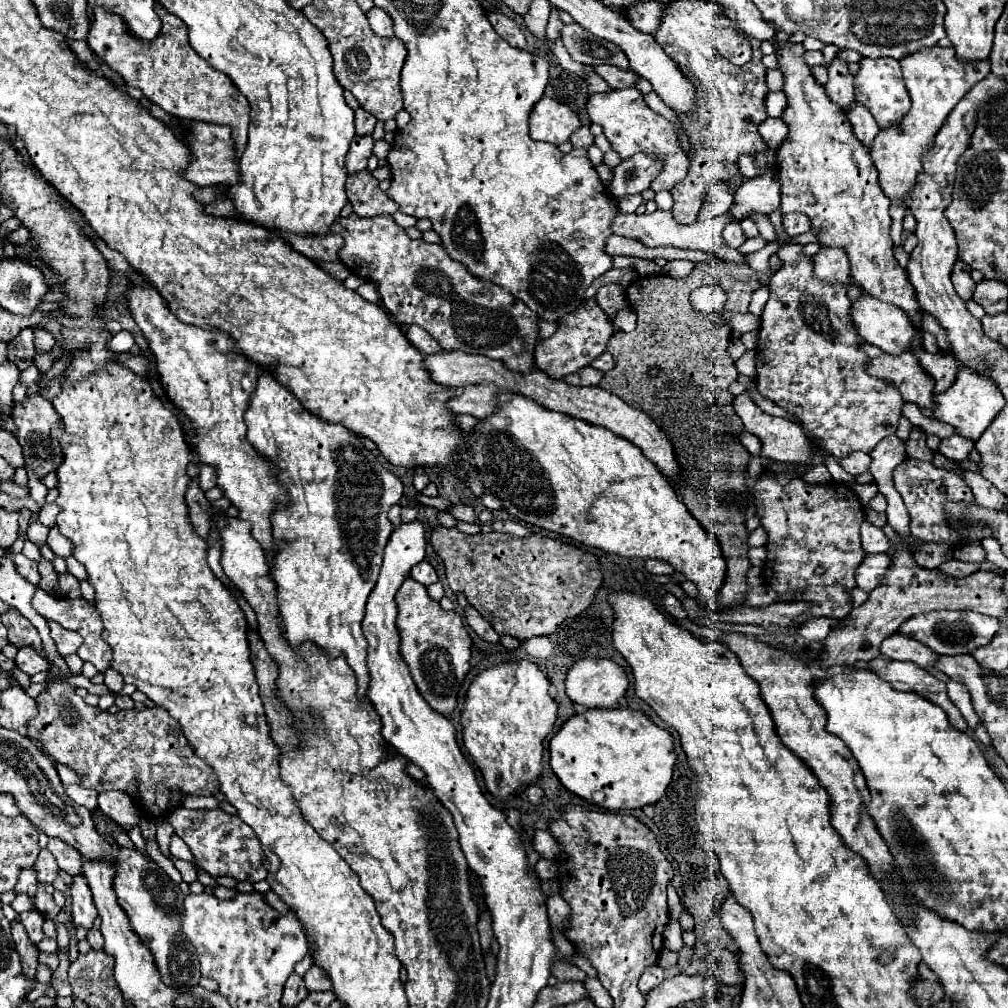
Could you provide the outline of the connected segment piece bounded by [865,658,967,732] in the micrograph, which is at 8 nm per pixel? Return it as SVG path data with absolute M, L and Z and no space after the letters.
M875 658L871 660L869 664L865 664L867 668L875 670L877 674L885 676L885 680L897 688L897 690L911 690L911 692L917 692L919 696L931 700L933 704L941 706L949 718L949 722L955 726L955 728L961 728L963 732L967 730L967 722L965 718L961 716L959 708L949 700L947 696L947 688L945 688L945 682L933 678L929 672L925 672L923 668L917 668L917 664L901 664L901 662L895 662L895 660L889 660L889 658Z

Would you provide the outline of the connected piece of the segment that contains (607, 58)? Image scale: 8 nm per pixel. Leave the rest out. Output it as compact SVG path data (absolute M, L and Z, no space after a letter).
M577 22L565 24L561 30L561 38L571 58L581 64L593 64L593 66L611 64L629 70L629 60L627 56L623 56L621 48L613 46L607 40L599 40Z

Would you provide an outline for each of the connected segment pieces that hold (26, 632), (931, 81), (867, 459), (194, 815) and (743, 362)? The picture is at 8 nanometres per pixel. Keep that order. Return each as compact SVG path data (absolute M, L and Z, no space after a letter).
M9 606L9 608L1 614L1 620L3 620L3 624L5 624L7 630L9 630L9 642L11 642L11 644L15 644L15 646L19 646L19 648L21 648L21 646L35 644L37 652L41 652L41 654L45 656L37 628L35 628L17 608Z
M933 46L915 52L913 56L905 56L901 60L901 68L913 106L911 112L903 116L899 126L879 130L871 144L871 160L879 172L879 186L885 196L893 204L903 204L909 212L905 194L909 194L909 190L917 184L917 176L923 170L923 156L929 148L933 148L933 140L955 104L989 74L989 60L985 60L985 64L957 64L951 46Z
M853 452L853 456L847 456L847 460L841 460L843 470L853 476L867 472L869 464L871 464L871 456L865 452Z
M177 806L169 816L169 824L175 828L175 834L183 838L189 850L195 856L199 868L211 876L231 876L235 880L259 882L265 880L267 870L261 864L263 850L251 826L241 822L237 816L231 816L223 810L187 810Z
M747 350L737 362L735 362L735 366L737 366L737 370L739 370L739 374L745 374L745 376L755 376L755 368L753 368L753 362L755 362L755 350Z

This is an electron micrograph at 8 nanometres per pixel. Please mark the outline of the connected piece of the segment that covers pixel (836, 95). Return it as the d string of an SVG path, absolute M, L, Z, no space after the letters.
M835 56L831 60L831 64L827 66L827 70L829 70L829 82L825 86L829 98L835 104L839 104L843 110L847 110L849 104L853 104L853 100L855 100L855 94L853 94L853 76L851 76L847 64L849 64L847 60Z

